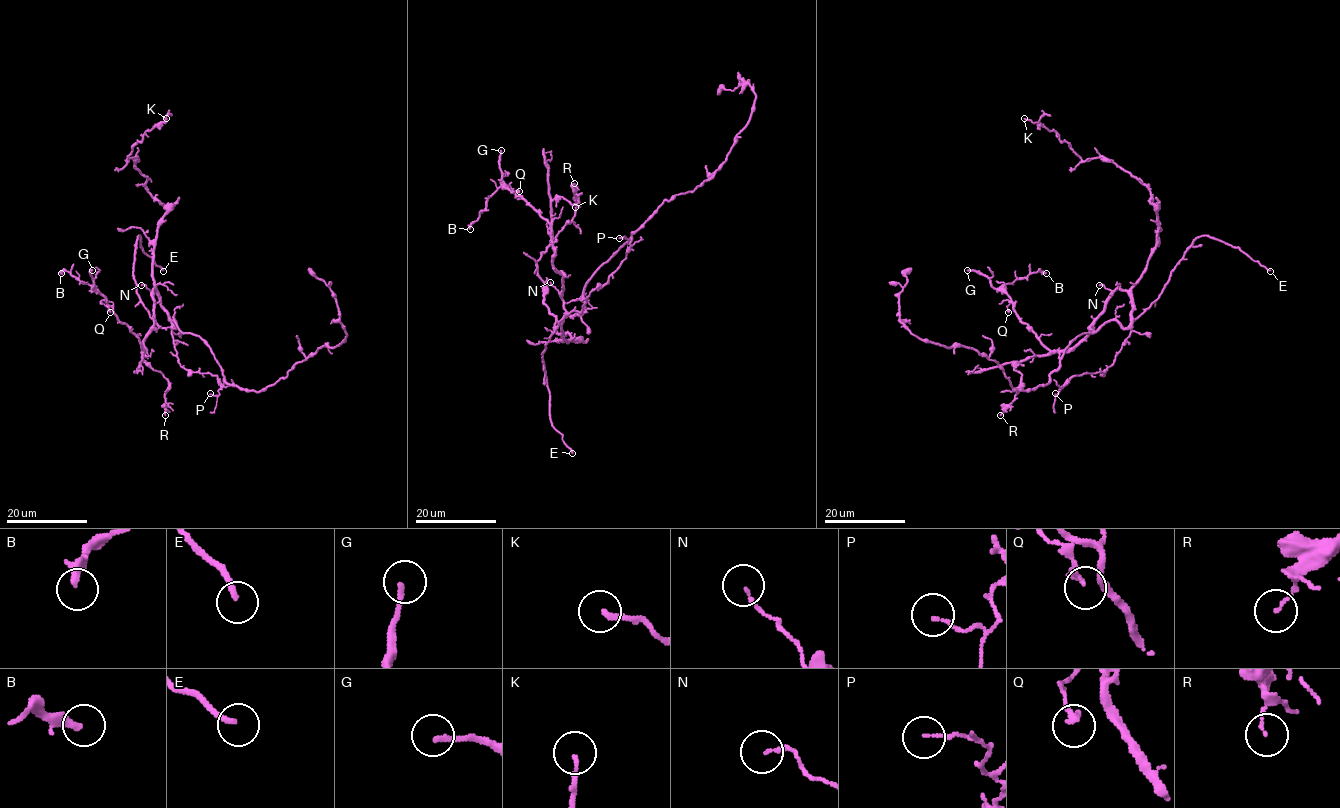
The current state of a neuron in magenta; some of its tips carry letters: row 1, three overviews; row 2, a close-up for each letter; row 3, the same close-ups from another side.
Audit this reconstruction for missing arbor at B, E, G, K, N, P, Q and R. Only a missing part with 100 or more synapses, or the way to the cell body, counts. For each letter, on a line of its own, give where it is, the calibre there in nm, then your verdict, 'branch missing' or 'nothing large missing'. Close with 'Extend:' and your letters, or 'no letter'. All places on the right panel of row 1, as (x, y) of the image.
B: at (1046, 273); 220 nm thick; nothing large missing
E: at (1270, 271); 200 nm thick; branch missing
G: at (967, 270); 180 nm thick; nothing large missing
K: at (1024, 118); 150 nm thick; nothing large missing
N: at (1099, 285); 130 nm thick; nothing large missing
P: at (1055, 393); 110 nm thick; nothing large missing
Q: at (1008, 312); 150 nm thick; nothing large missing
R: at (1000, 415); 100 nm thick; nothing large missing
Extend: E

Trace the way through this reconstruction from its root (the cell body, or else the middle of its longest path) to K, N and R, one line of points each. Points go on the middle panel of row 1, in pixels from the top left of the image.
K: (591, 276), (584, 309), (563, 319), (566, 341), (575, 338), (555, 330), (537, 261), (575, 207)
N: (591, 276), (583, 291), (584, 309), (573, 315), (564, 309), (562, 296), (550, 282)
R: (591, 276), (584, 309), (570, 315), (553, 265), (551, 202), (561, 197), (575, 205), (574, 183)

